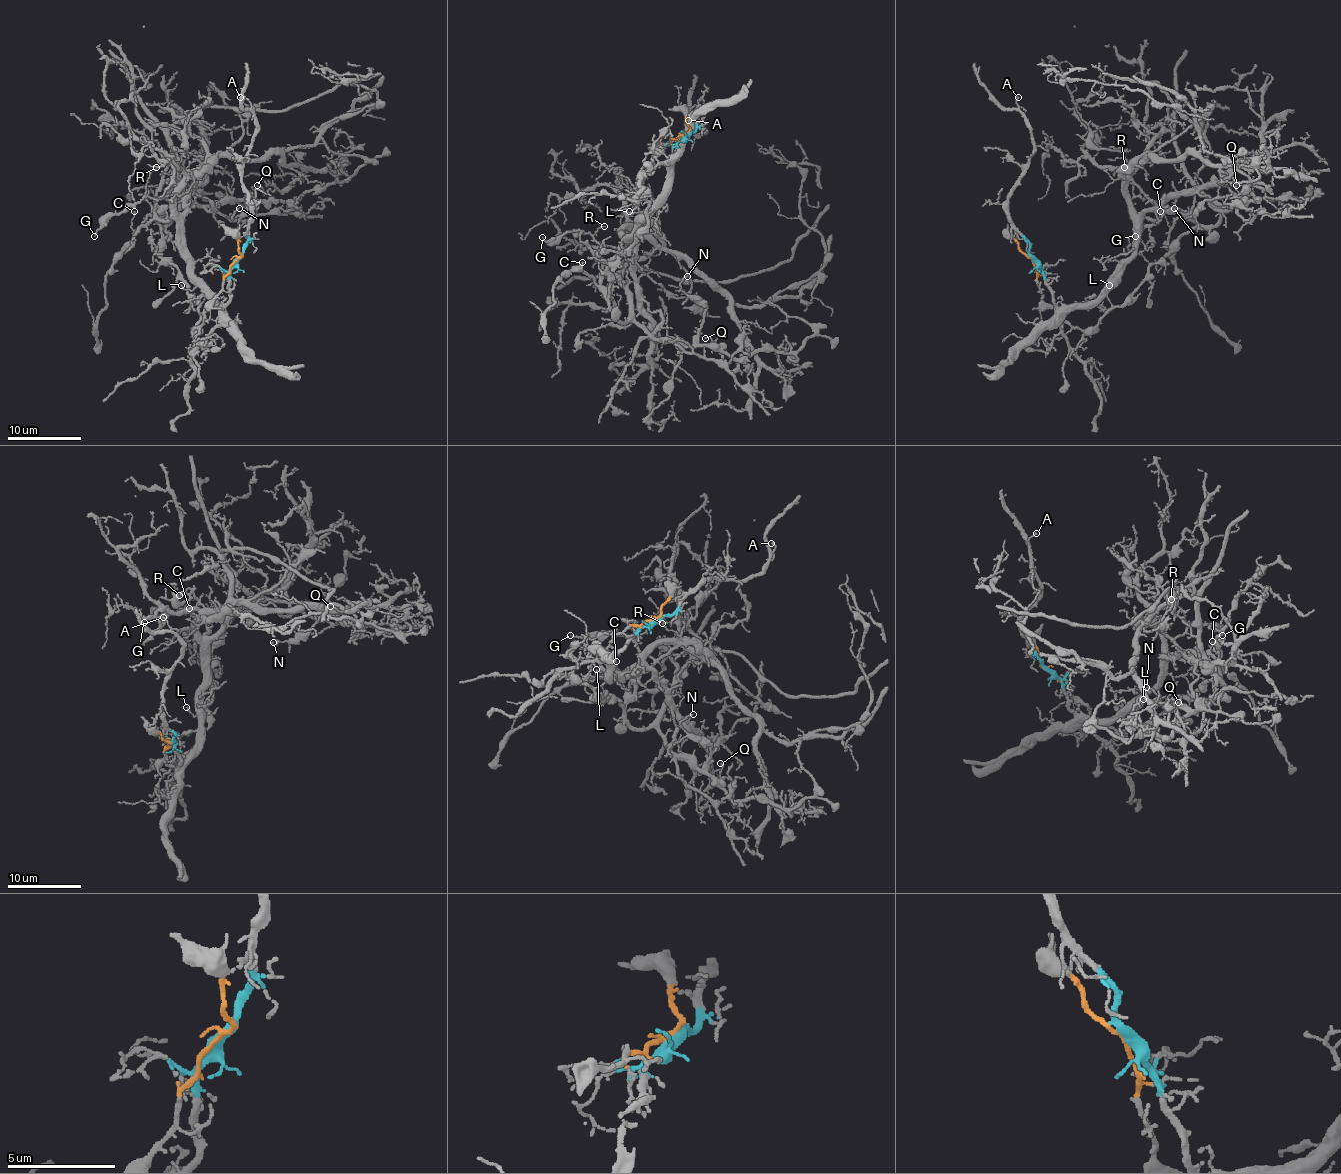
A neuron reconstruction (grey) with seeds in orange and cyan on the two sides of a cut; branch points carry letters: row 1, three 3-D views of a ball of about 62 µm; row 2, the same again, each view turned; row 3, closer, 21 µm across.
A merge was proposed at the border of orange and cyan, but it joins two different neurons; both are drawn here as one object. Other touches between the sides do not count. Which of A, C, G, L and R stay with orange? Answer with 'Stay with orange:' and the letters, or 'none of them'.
Stay with orange: C, G, R

